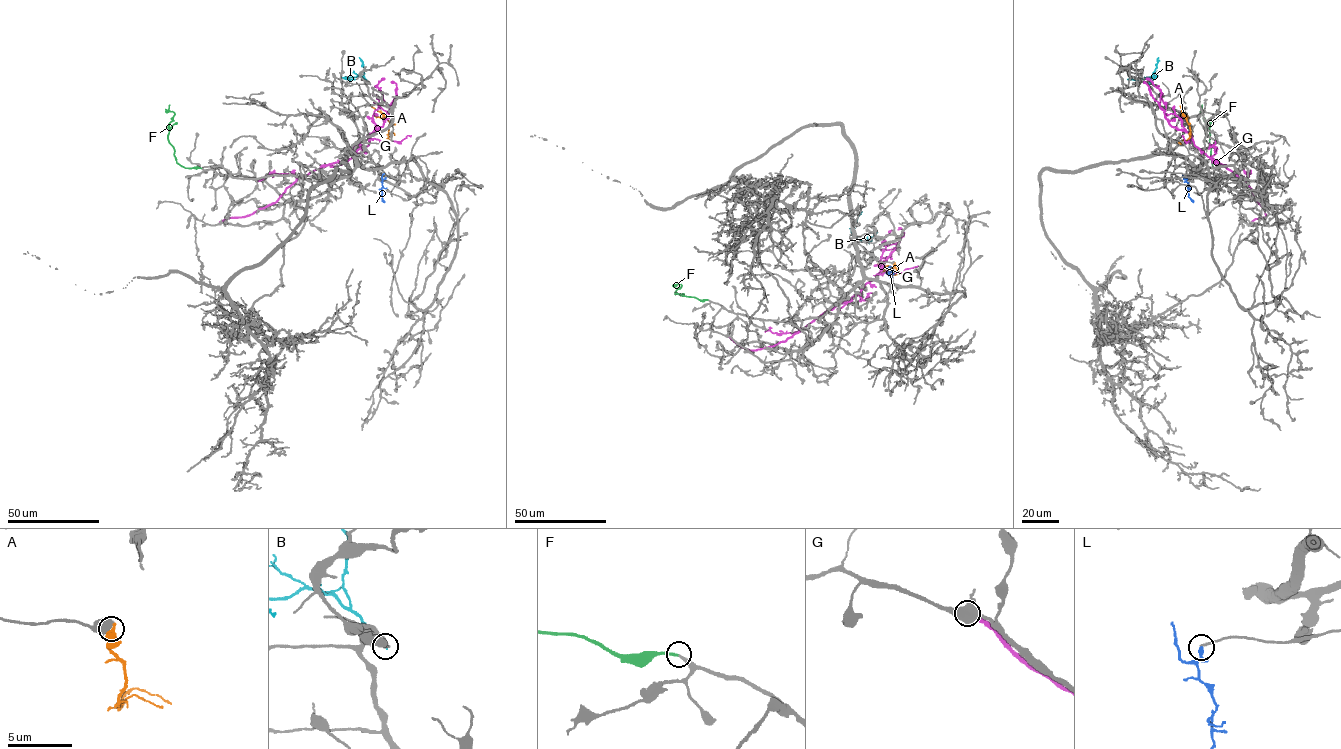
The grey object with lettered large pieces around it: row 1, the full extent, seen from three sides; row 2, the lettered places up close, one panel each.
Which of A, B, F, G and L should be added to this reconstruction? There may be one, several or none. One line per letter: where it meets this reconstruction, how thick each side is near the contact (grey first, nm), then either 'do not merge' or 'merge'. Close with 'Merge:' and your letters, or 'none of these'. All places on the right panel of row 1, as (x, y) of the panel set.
A: meets grey at (1179, 142); 750 nm thick on the grey side, 650 nm on the other; do not merge
B: meets grey at (1149, 84); 200 nm thick on the grey side, 190 nm on the other; do not merge
F: meets grey at (1216, 168); 200 nm thick on the grey side, 200 nm on the other; merge
G: meets grey at (1251, 222); 400 nm thick on the grey side, 360 nm on the other; do not merge
L: meets grey at (1186, 177); 180 nm thick on the grey side, 240 nm on the other; do not merge
Merge: F

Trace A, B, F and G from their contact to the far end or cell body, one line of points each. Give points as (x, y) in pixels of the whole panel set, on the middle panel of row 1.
A: (894, 263), (895, 274), (888, 266), (877, 264)
B: (876, 233), (864, 241), (851, 232), (862, 211)
F: (708, 300), (675, 294), (681, 285), (676, 286)
G: (727, 336), (750, 350), (773, 346), (849, 302), (875, 278), (895, 248), (884, 240), (892, 230)

